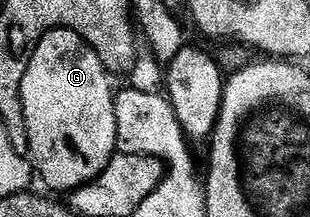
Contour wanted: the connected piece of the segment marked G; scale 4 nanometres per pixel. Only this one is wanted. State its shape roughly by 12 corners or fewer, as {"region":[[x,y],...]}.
{"region":[[51,28],[23,84],[38,172],[98,179],[118,152],[103,56]]}

